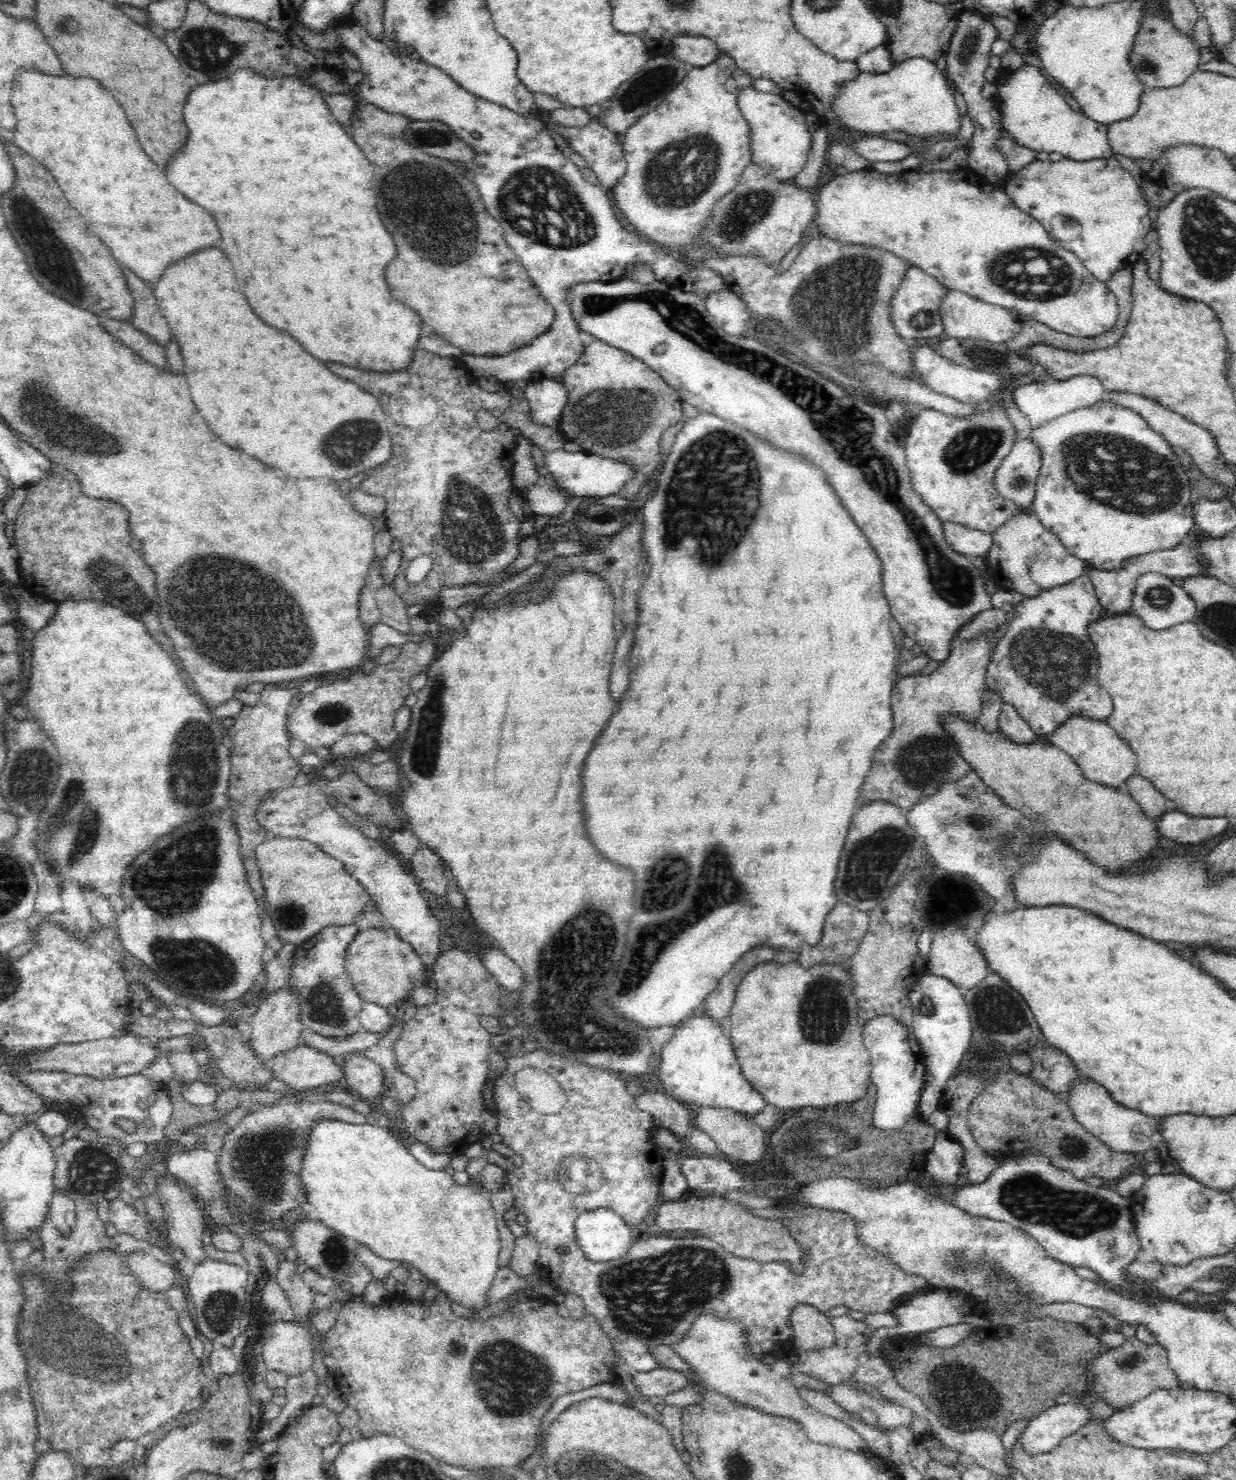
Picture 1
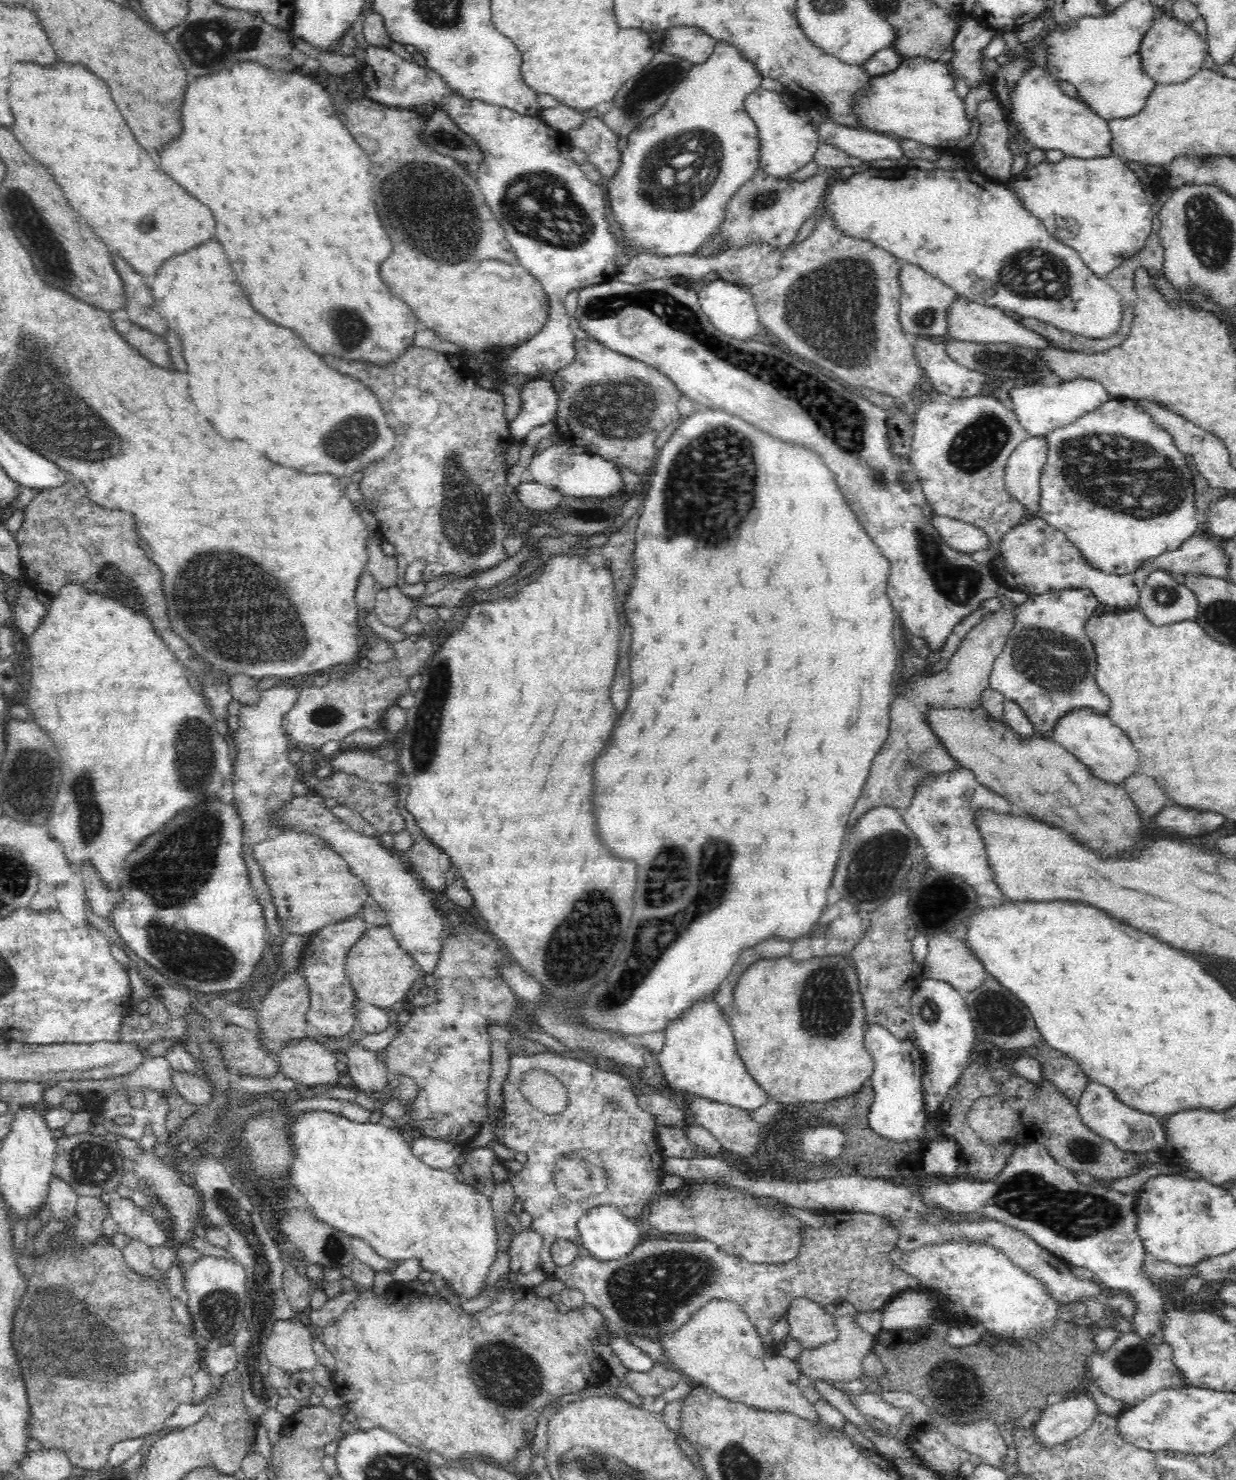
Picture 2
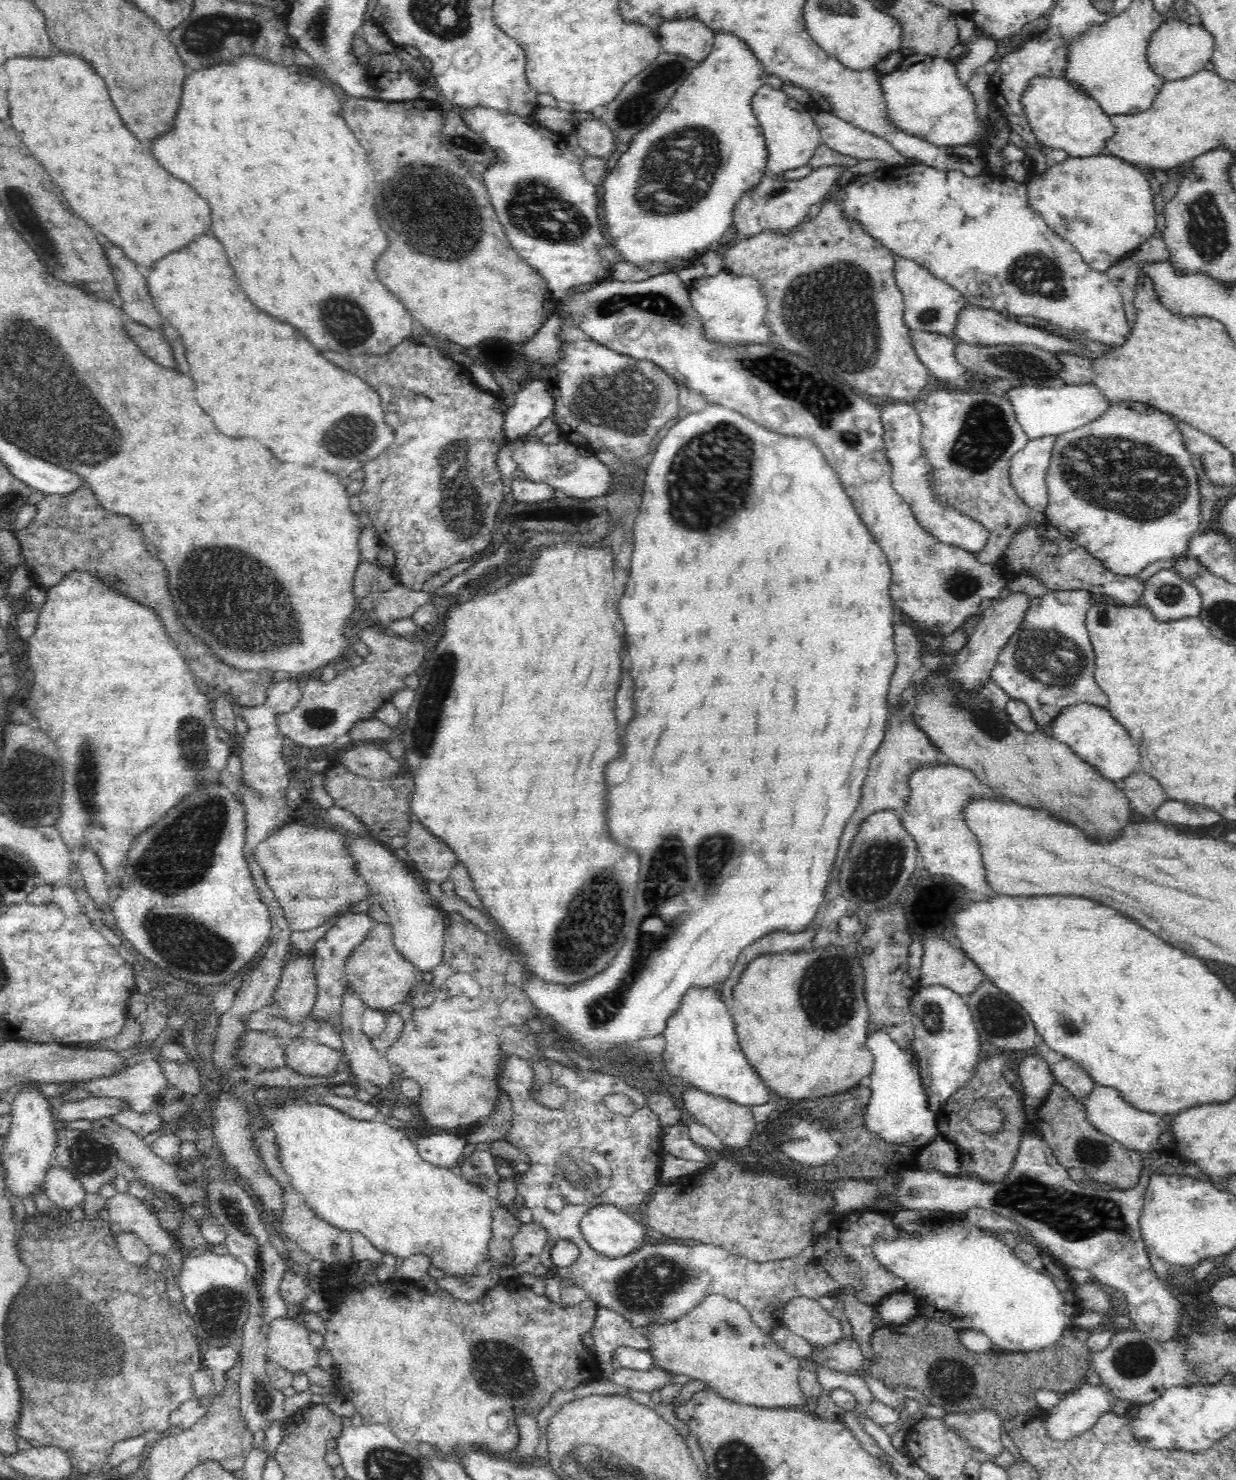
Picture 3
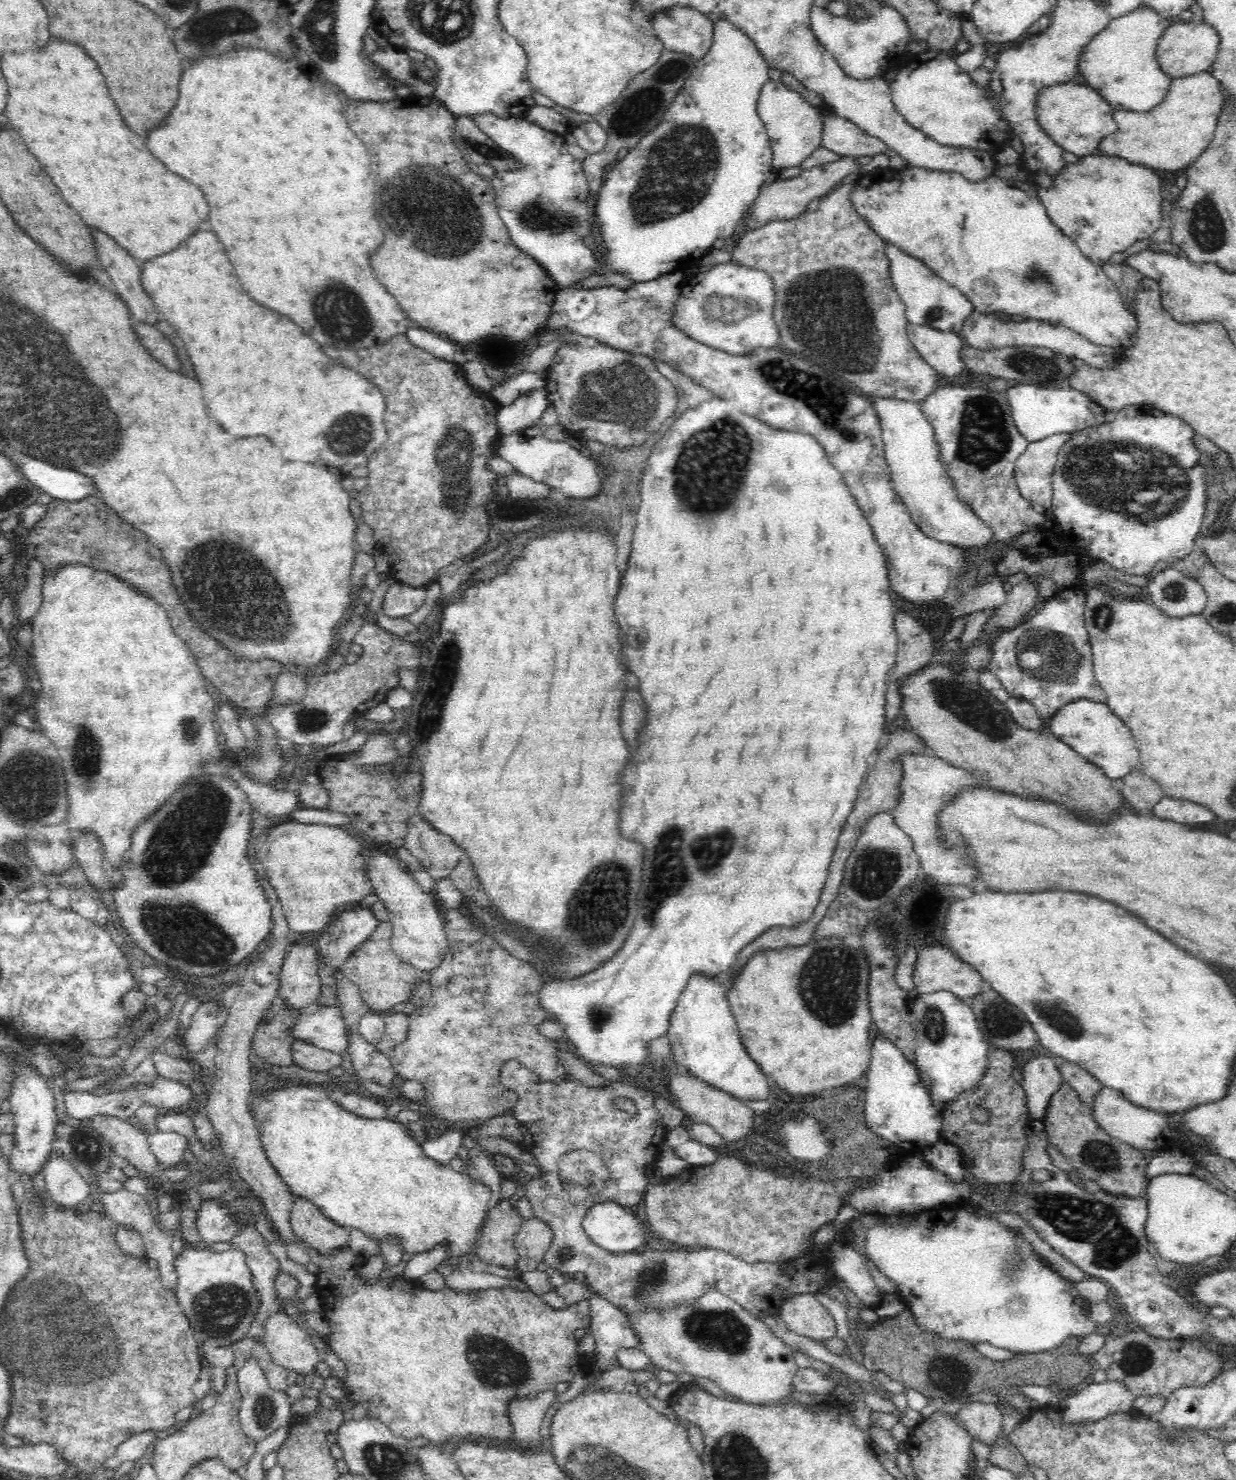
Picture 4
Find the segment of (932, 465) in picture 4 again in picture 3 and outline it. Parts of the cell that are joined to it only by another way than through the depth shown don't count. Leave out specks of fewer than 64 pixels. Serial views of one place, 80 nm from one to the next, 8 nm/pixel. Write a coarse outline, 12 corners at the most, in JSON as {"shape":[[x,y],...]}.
{"shape":[[911,401],[882,404],[893,487],[943,543],[978,553],[990,531],[932,489]]}

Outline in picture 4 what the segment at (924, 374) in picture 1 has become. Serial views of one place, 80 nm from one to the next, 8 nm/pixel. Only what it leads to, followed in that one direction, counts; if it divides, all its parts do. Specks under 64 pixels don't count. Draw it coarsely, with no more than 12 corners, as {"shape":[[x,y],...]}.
{"shape":[[912,323],[917,353],[940,377],[964,370],[959,333]]}

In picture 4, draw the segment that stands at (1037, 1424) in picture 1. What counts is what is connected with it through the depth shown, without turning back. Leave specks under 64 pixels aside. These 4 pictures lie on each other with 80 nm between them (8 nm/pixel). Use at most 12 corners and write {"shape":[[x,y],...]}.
{"shape":[[1116,1380],[1087,1381],[1060,1402],[1062,1423],[1128,1412],[1135,1399]]}

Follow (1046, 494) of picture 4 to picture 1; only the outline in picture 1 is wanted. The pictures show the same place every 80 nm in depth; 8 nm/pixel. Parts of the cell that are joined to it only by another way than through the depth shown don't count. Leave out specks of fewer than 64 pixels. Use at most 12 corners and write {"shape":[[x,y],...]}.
{"shape":[[1017,440],[996,470],[1003,498],[1032,510],[1040,447]]}

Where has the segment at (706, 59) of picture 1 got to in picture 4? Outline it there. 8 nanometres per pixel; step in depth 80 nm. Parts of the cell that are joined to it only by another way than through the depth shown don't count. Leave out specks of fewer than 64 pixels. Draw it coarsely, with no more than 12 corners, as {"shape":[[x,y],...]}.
{"shape":[[674,5],[651,20],[666,51],[700,60],[714,22]]}

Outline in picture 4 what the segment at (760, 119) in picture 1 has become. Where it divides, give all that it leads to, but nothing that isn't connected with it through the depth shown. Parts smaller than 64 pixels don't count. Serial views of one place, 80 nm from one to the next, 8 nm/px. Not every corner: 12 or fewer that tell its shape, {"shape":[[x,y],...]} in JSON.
{"shape":[[781,79],[756,108],[775,171],[821,146],[825,116]]}

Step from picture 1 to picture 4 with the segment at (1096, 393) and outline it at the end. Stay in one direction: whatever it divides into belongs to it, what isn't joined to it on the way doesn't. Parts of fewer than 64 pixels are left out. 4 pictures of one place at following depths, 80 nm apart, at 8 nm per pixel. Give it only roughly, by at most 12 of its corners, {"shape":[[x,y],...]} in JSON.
{"shape":[[1017,384],[1006,393],[1029,443],[1107,420],[1072,387]]}

